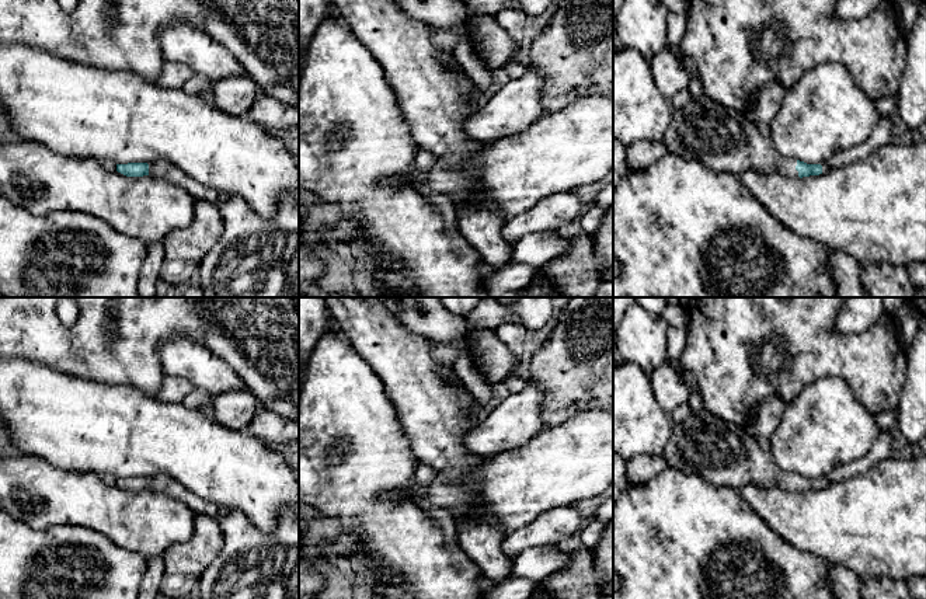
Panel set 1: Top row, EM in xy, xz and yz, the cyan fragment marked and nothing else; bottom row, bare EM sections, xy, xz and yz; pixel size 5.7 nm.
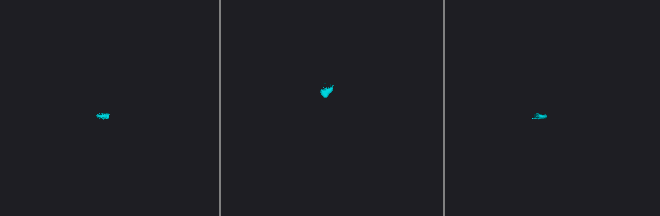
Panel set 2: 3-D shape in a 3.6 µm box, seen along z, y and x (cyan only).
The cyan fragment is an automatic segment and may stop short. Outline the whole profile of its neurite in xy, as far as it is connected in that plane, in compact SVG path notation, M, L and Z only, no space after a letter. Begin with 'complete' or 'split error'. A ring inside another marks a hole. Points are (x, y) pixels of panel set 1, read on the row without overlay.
split error; M159 474L152 478L147 477L128 477L128 478L116 478L116 485L126 491L143 491L143 490L154 490L163 491L173 497L174 499L185 504L196 516L208 515L212 518L220 518L223 511L220 506L198 498L189 490L182 487L180 483L173 481L166 474Z

